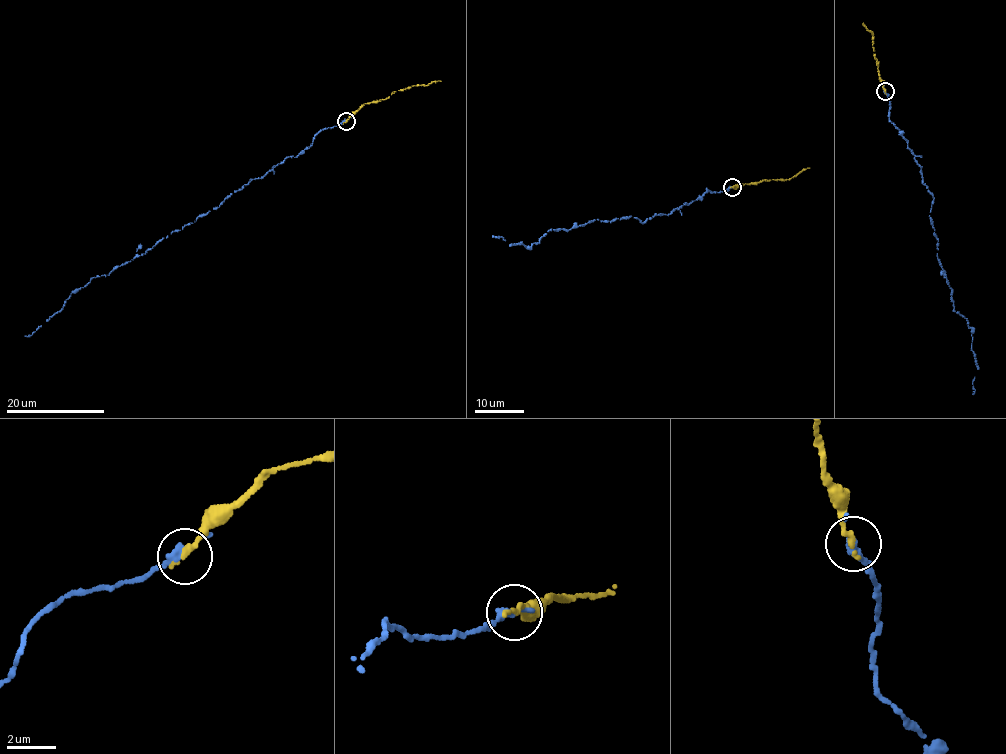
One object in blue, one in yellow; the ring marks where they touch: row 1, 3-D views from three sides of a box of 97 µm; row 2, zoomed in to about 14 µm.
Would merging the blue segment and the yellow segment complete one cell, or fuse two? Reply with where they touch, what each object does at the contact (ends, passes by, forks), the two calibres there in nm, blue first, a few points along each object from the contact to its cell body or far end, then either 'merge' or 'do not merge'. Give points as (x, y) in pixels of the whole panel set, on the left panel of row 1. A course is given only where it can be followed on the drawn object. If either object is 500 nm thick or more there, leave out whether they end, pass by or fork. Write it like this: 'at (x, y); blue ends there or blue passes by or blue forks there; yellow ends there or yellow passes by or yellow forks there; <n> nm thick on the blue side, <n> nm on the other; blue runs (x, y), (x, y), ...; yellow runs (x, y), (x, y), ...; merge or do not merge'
at (346, 121); blue passes by; yellow ends there; 280 nm thick on the blue side, 280 nm on the other; blue runs (346, 121), (316, 135), (296, 157), (287, 157), (144, 254), (75, 290), (64, 306), (31, 336), (25, 336); yellow runs (346, 121), (365, 103), (376, 103), (412, 86), (441, 81); merge

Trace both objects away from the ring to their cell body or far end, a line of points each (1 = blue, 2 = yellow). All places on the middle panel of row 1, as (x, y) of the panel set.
1: (732, 187), (708, 189), (642, 223), (630, 216), (550, 229), (528, 246), (492, 235)
2: (732, 187), (765, 180), (785, 180), (809, 168)

